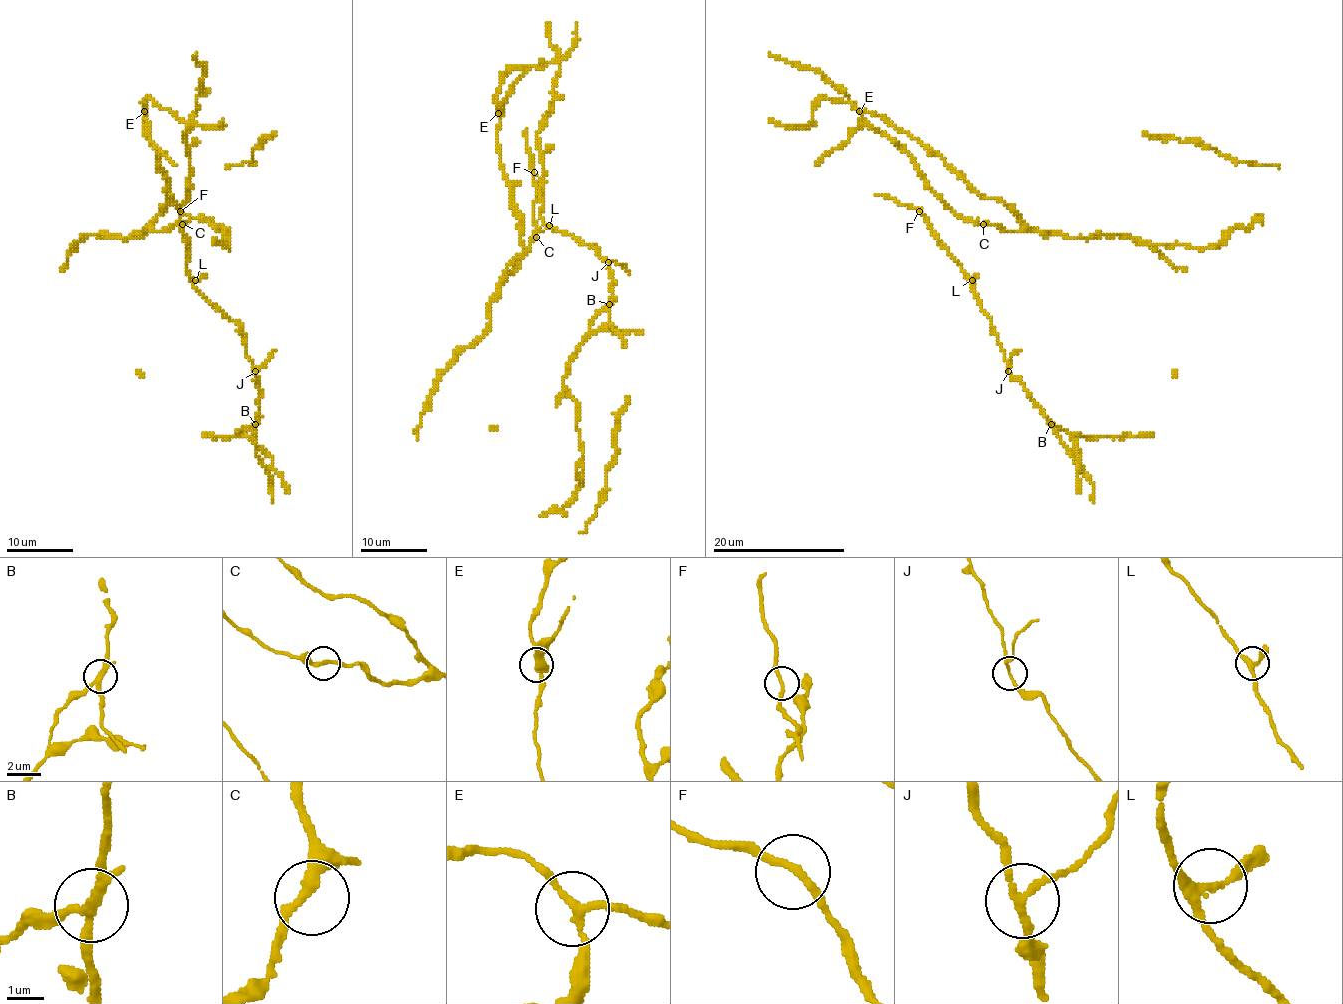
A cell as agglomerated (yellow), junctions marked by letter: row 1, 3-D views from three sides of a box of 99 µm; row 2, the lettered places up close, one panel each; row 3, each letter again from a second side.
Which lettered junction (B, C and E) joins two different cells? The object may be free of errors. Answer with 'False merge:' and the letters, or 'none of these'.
False merge: B

